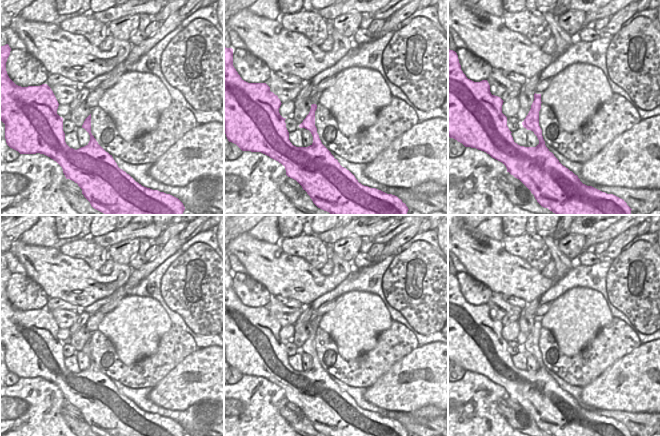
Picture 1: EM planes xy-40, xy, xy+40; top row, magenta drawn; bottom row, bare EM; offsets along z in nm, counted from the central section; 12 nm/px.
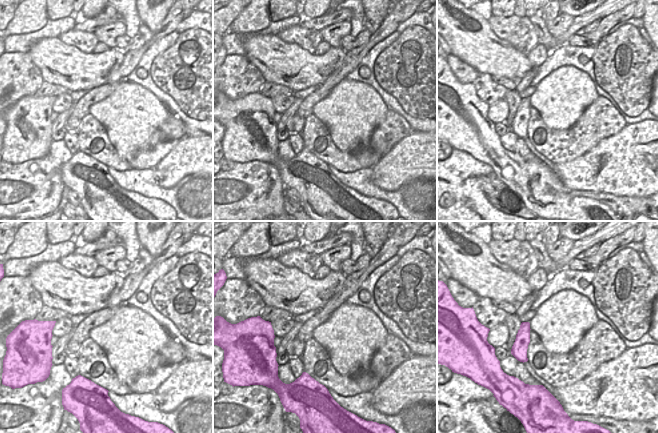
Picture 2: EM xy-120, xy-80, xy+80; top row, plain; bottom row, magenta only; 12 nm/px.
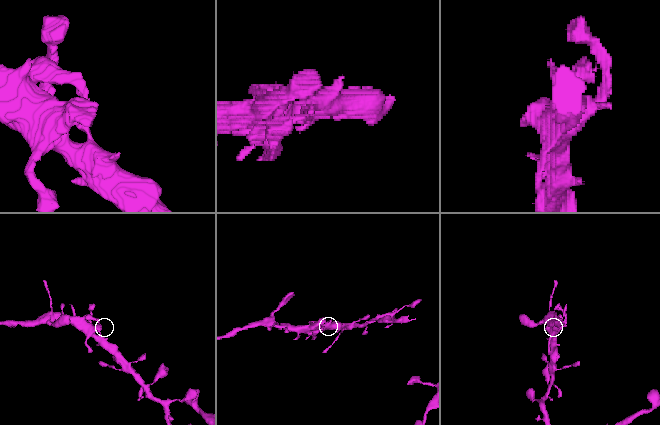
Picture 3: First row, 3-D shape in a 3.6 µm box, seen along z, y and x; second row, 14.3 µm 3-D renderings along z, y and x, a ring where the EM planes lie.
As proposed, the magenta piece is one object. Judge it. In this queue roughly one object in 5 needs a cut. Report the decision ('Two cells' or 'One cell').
One cell

